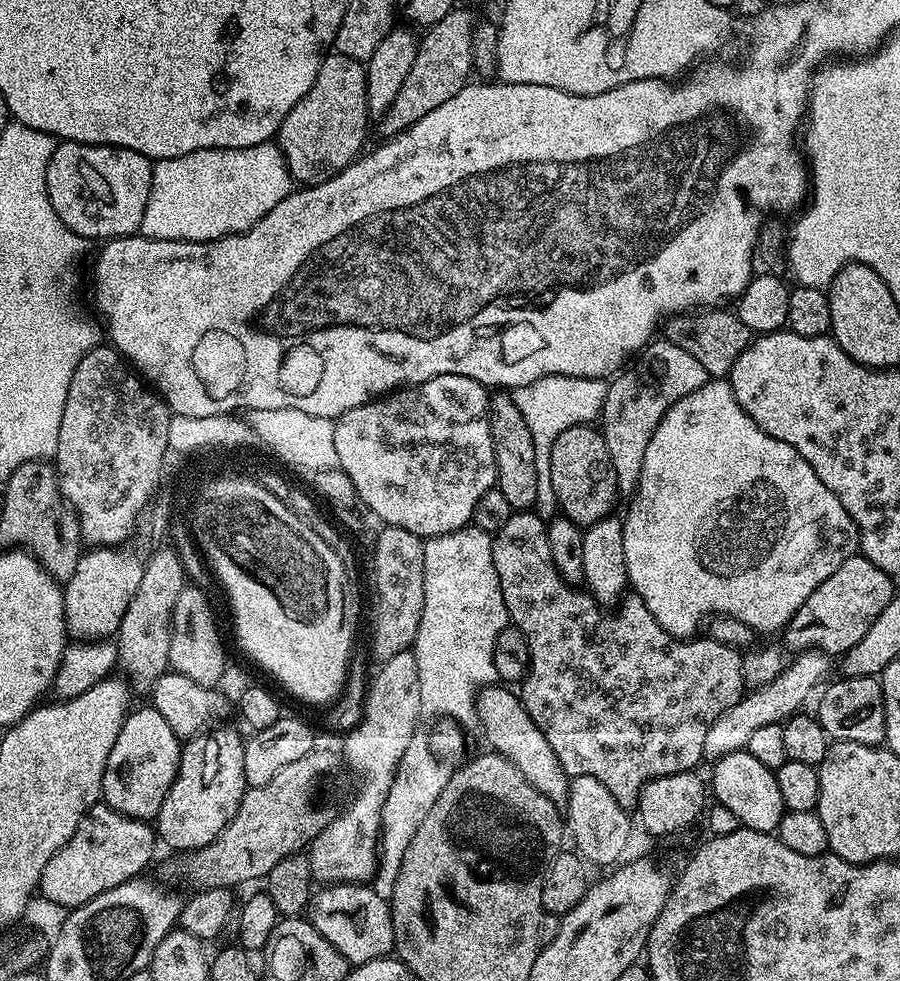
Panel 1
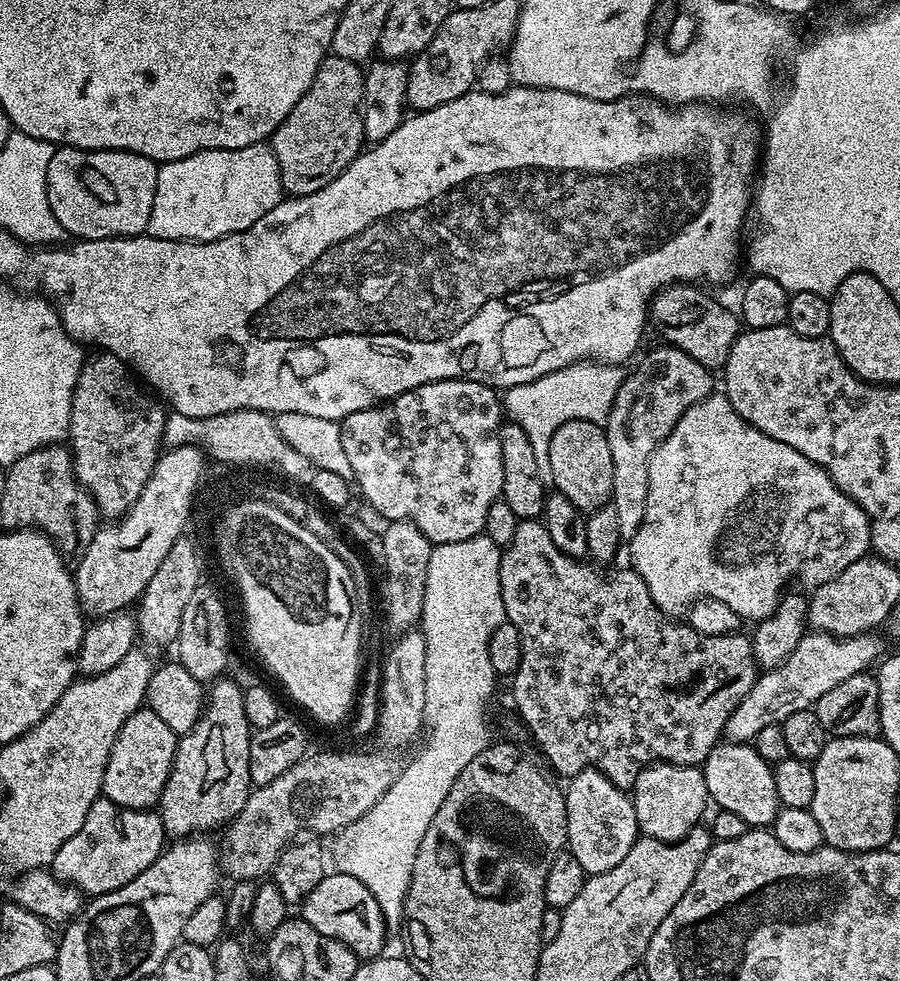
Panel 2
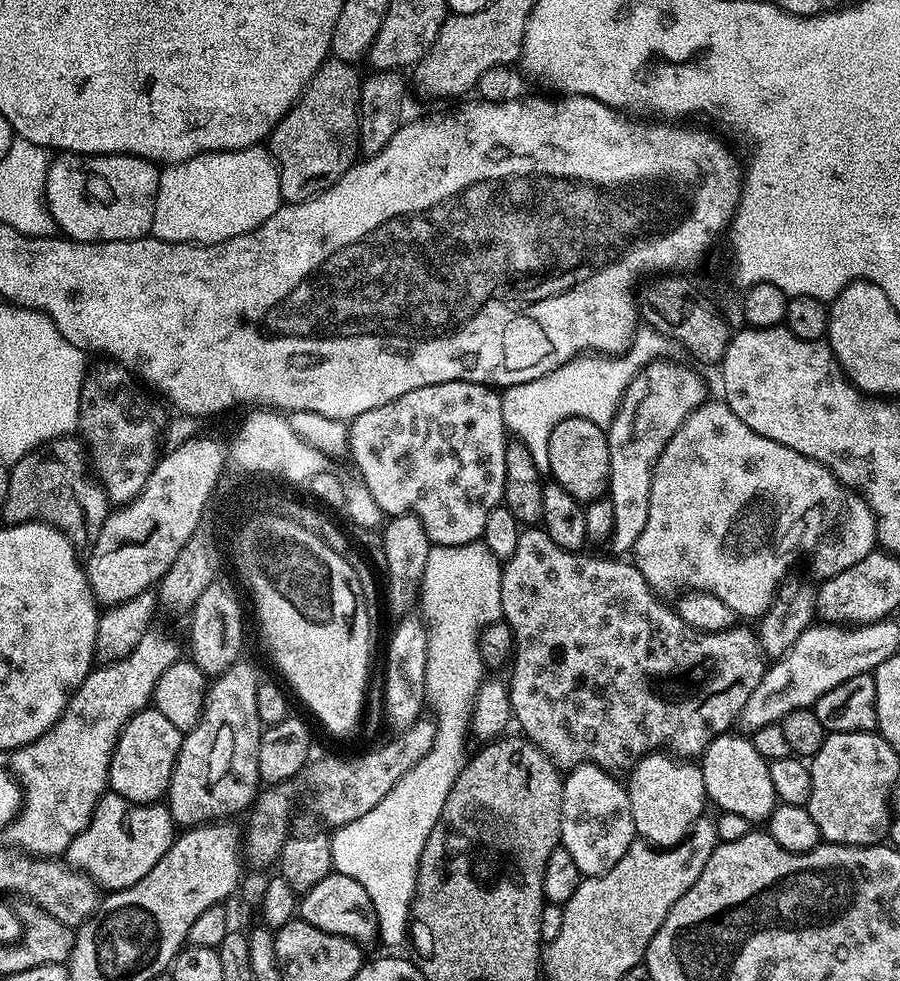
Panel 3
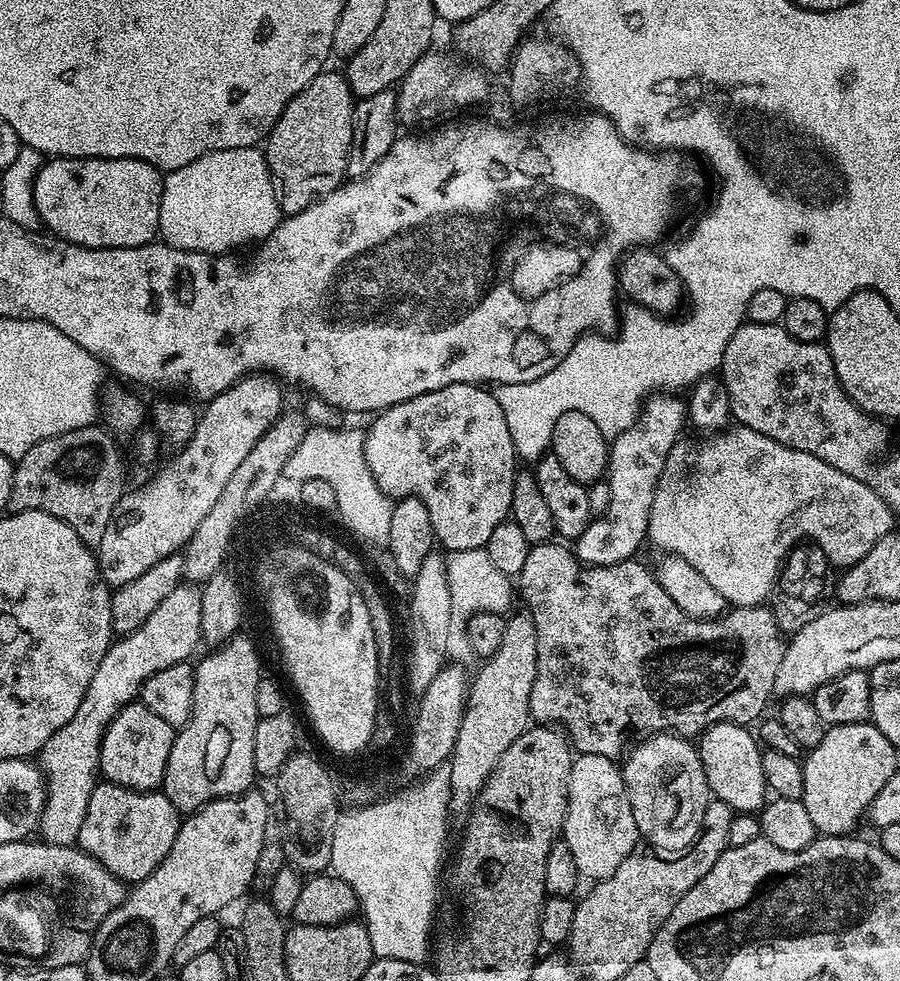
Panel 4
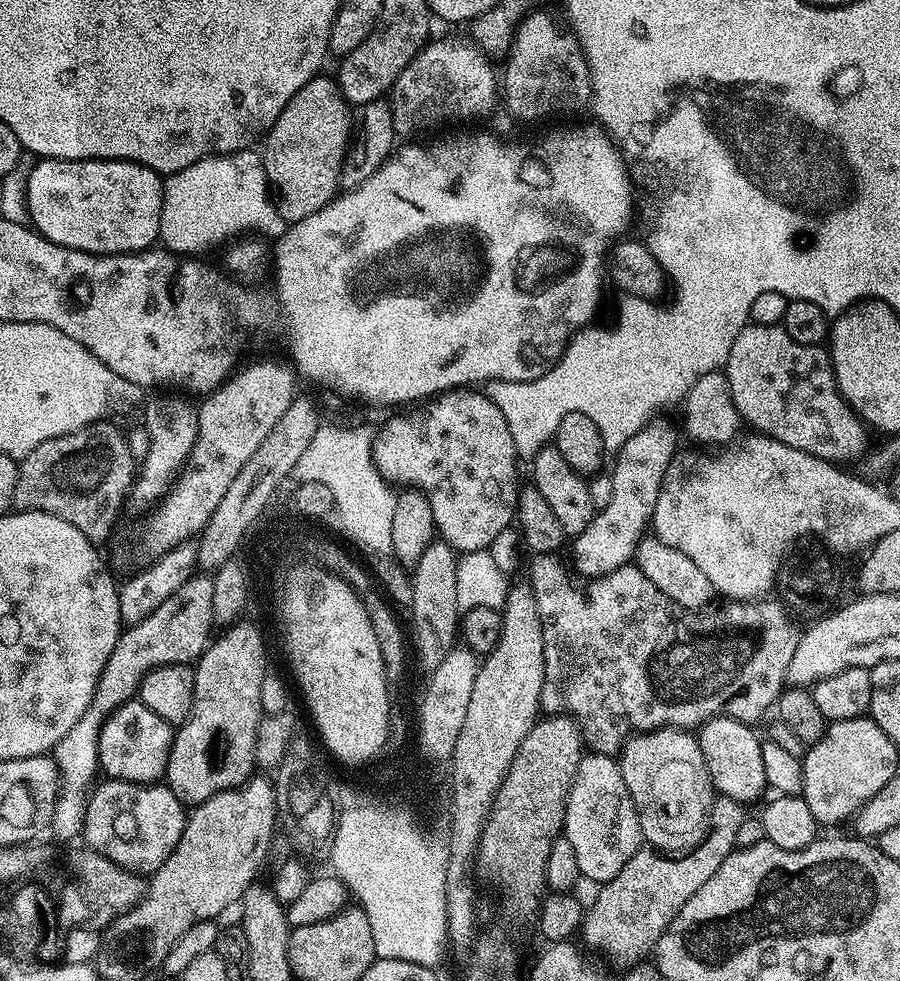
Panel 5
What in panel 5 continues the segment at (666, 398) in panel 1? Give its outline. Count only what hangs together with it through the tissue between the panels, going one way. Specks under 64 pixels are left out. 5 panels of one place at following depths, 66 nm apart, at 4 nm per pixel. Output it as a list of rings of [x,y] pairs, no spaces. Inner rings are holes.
[[[653,422],[647,428],[639,431],[638,434],[628,439],[616,454],[616,464],[610,470],[614,494],[610,497],[610,502],[604,508],[599,509],[594,517],[594,530],[589,530],[578,534],[571,541],[572,544],[572,564],[571,567],[581,572],[584,578],[597,578],[610,574],[618,570],[623,564],[629,563],[636,555],[636,548],[640,545],[646,529],[651,525],[652,516],[656,513],[656,503],[660,487],[664,481],[664,472],[668,469],[669,462],[675,459],[676,432],[666,425]]]

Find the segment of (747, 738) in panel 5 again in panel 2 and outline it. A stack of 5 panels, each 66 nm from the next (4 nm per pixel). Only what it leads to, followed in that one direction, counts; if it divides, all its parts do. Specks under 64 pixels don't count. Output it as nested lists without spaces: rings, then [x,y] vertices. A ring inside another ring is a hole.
[[[721,742],[704,759],[702,771],[711,803],[717,809],[738,814],[750,826],[768,826],[782,805],[774,790],[773,765],[758,755],[751,743]]]

